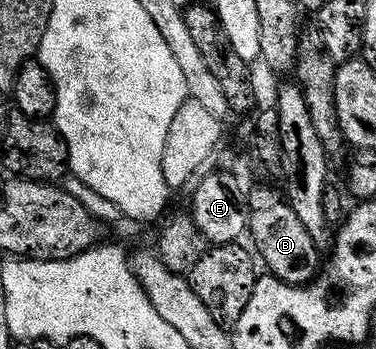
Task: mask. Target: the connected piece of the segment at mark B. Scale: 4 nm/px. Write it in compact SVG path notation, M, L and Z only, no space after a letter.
M270 188L249 189L248 236L254 239L253 251L261 263L262 260L266 263L265 271L269 275L286 284L307 284L318 275L320 250L309 237L304 224L296 218L295 211L281 191L273 192Z

